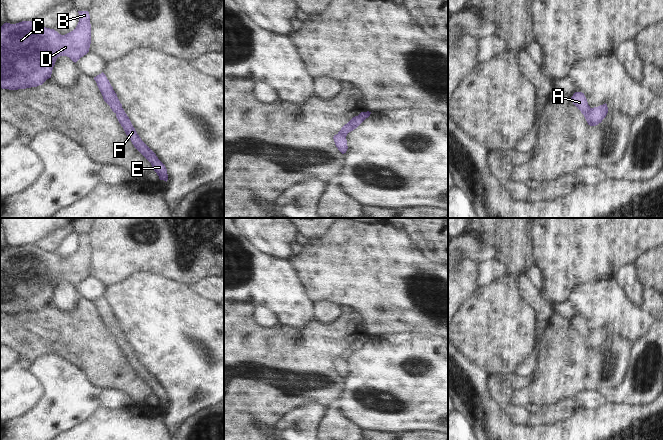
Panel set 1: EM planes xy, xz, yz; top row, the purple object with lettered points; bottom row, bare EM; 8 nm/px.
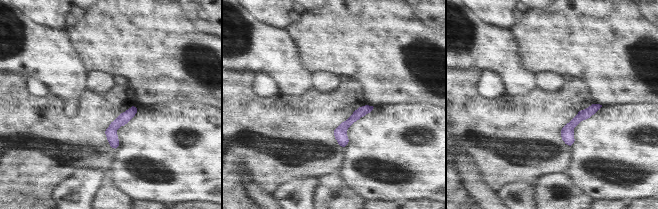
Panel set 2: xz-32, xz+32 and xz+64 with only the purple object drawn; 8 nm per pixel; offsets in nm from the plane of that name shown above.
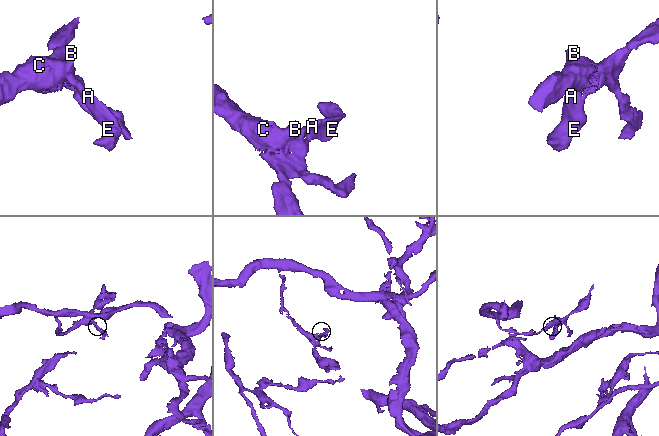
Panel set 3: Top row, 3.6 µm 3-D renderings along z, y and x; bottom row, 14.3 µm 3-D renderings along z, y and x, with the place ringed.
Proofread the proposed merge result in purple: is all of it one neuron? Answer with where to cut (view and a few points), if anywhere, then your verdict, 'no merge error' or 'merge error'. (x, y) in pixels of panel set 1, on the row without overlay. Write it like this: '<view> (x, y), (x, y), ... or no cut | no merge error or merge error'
no cut | no merge error

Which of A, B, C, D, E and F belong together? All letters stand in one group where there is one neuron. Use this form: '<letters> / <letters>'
A B C D E F

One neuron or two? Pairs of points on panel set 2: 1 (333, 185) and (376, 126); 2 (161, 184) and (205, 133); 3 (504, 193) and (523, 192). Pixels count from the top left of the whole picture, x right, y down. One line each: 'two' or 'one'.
1: two
2: one
3: one

